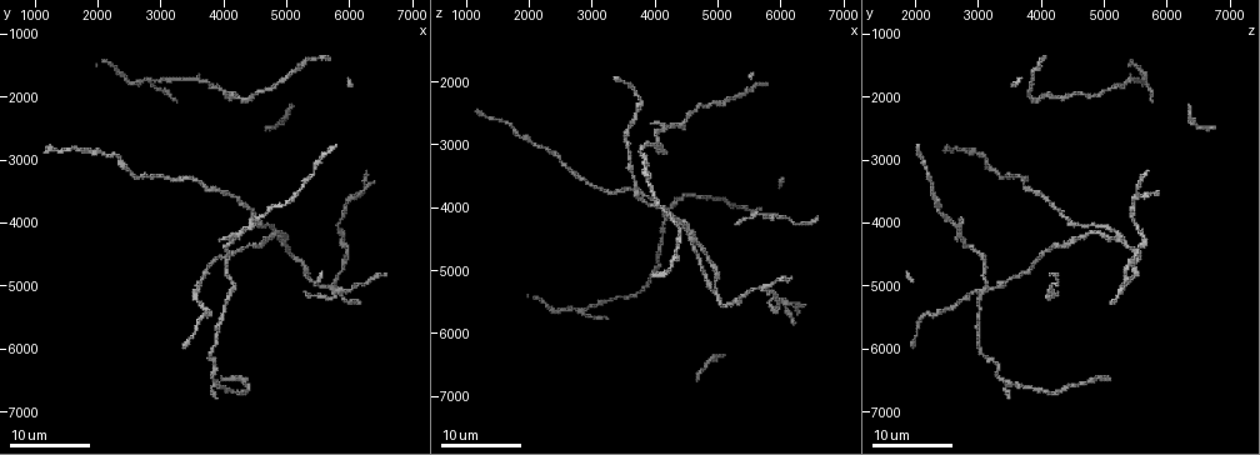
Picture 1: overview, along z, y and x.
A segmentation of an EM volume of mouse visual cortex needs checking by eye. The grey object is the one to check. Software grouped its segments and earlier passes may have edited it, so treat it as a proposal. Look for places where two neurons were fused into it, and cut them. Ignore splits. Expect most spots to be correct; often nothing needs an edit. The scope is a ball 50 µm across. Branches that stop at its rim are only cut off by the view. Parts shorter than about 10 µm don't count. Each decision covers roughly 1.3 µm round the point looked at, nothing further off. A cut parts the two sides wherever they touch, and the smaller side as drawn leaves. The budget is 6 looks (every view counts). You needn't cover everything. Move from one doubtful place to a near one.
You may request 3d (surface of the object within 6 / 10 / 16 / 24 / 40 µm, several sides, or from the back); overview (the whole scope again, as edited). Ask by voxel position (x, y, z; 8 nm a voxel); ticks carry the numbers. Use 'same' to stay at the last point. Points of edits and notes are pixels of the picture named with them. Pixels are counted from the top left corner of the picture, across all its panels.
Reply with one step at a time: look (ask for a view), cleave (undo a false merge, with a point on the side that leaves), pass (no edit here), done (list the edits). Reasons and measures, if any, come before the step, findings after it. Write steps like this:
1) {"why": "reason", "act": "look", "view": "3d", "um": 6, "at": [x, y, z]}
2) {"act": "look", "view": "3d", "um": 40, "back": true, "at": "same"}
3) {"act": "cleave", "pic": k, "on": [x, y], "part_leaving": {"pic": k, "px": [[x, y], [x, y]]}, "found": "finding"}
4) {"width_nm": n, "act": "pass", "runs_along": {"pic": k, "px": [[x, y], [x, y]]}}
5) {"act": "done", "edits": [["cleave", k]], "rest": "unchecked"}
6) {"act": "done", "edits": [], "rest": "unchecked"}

{"why": "two arms in line, one across", "act": "look", "view": "3d", "um": 24, "at": [4900, 4300, 5300]}

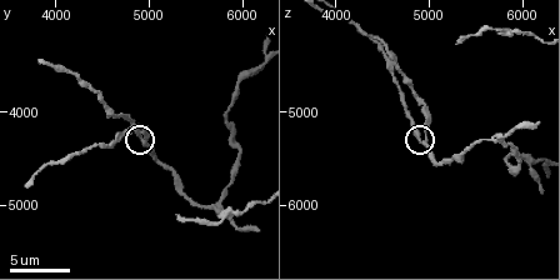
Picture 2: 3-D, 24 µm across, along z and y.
{"why": "zoom in", "act": "look", "view": "3d", "um": 10, "at": [4950, 4300, 5300]}

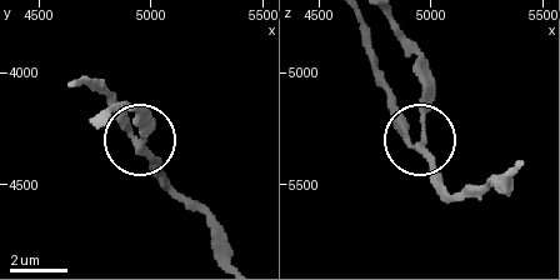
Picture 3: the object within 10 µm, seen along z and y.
{"act": "pass", "runs_along": {"pic": 3, "px": [[390, 23], [421, 80], [426, 159], [455, 199]]}, "found": "all the same neuron"}

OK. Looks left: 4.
{"act": "look", "view": "3d", "um": 16, "at": [4250, 2000, 3950]}

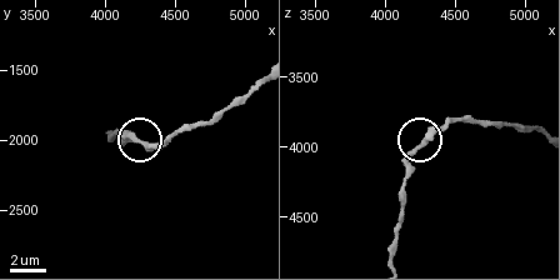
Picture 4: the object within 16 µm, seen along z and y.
{"act": "look", "view": "3d", "um": 10, "at": [4300, 2040, 3940]}

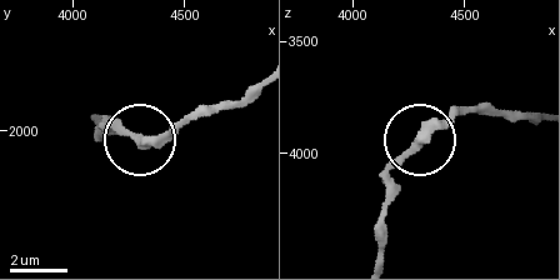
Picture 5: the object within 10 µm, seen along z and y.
{"act": "pass", "found": "all the same neuron"}

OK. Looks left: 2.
{"act": "look", "view": "3d", "um": 24, "at": [3600, 5100, 2950]}

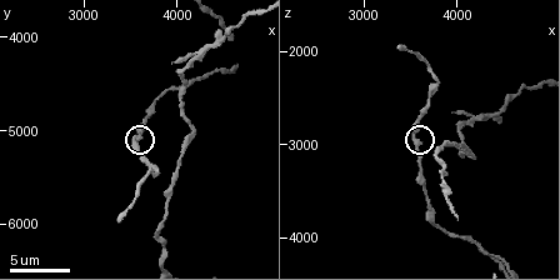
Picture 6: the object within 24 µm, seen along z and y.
{"act": "look", "view": "3d", "um": 10, "at": [3550, 5050, 3000]}

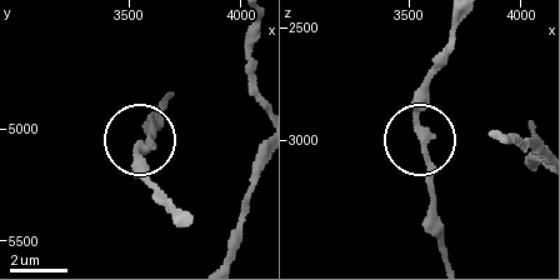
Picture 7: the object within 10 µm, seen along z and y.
{"act": "pass", "runs_along": {"pic": 7, "px": [[448, 258], [434, 230], [420, 129], [426, 74]]}, "found": "all the same neuron"}

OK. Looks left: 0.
{"act": "done", "edits": [], "rest": "unchecked"}

